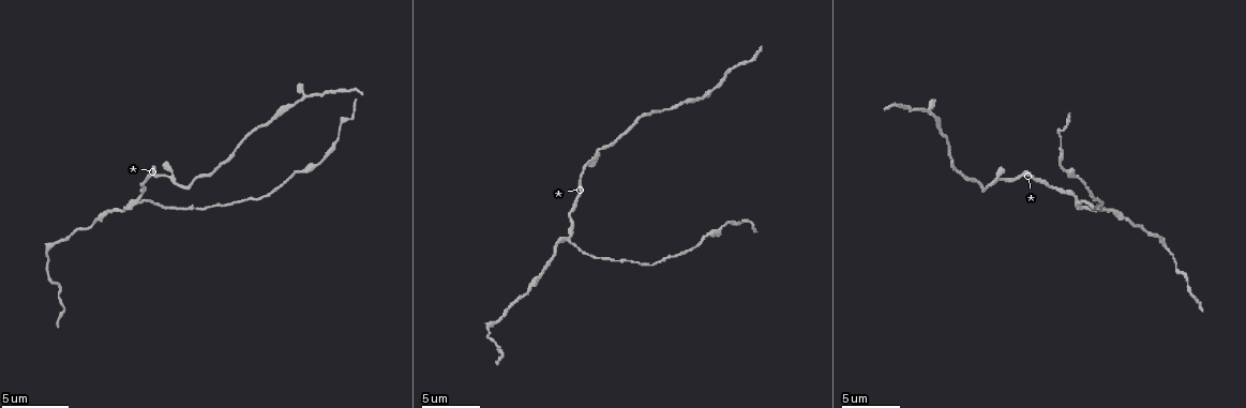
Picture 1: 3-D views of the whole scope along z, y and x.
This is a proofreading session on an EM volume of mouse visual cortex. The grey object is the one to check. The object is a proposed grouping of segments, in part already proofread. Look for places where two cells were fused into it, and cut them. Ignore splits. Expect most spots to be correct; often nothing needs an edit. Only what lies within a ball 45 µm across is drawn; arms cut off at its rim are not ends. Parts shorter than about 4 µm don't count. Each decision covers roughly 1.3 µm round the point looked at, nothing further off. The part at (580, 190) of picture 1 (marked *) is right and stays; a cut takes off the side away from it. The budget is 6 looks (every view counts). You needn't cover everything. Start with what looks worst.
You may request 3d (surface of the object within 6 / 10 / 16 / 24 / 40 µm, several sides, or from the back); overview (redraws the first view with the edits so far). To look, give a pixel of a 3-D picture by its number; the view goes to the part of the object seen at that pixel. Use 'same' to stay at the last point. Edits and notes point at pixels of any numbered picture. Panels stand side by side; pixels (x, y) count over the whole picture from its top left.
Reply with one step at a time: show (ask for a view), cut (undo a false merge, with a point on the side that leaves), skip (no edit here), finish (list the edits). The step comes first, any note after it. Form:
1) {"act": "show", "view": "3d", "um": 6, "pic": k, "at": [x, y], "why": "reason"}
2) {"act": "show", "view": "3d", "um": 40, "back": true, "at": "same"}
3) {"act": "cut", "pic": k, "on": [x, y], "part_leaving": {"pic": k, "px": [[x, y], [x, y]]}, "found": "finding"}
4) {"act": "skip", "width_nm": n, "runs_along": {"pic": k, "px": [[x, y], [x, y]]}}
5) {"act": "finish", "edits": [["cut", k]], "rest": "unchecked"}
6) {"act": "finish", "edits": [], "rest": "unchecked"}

{"act": "show", "view": "3d", "um": 10, "pic": 1, "at": [138, 201], "why": "three arms meet"}

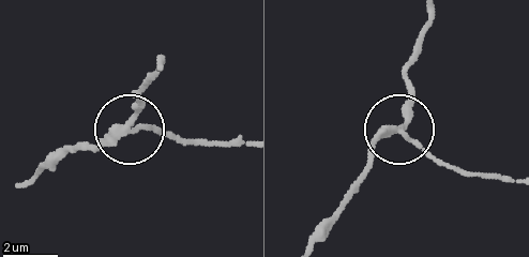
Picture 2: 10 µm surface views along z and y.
{"act": "cut", "pic": 2, "on": [157, 132], "side_arm_um": 19, "part_leaving": {"pic": 2, "px": [[126, 130], [242, 144]]}, "found": "a second cell is stuck on"}

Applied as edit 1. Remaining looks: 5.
{"act": "show", "view": "overview"}

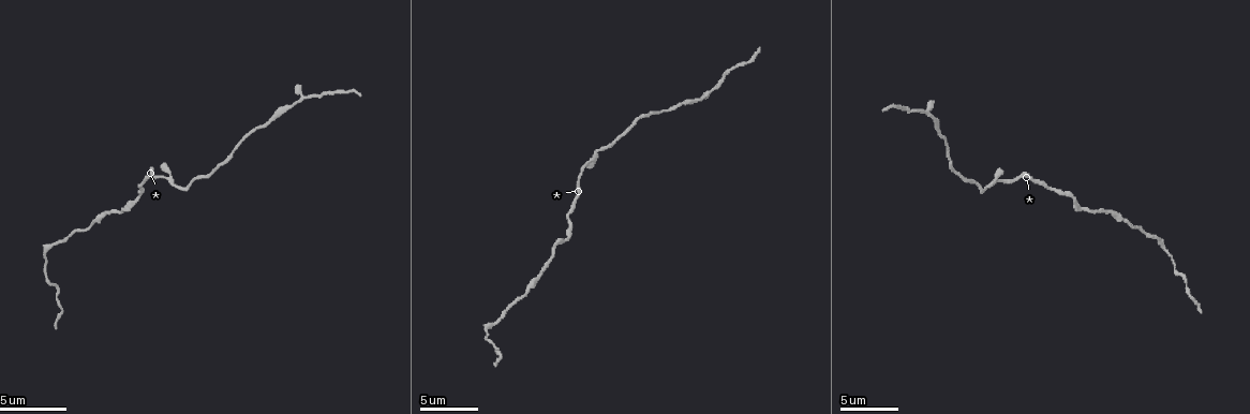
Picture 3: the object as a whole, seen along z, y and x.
{"act": "show", "view": "3d", "um": 16, "pic": 3, "at": [161, 176], "why": "side arm on a straight run"}

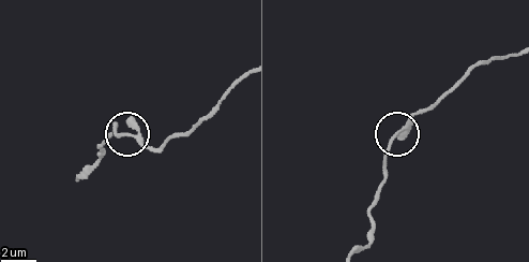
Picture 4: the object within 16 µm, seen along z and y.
{"act": "skip", "arms": 3, "runs_along": {"pic": 4, "px": [[383, 173], [390, 141], [425, 107]]}, "found": "continuous, no second cell"}

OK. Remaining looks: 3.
{"act": "show", "view": "3d", "um": 10, "pic": 3, "at": [696, 101], "why": "thick turns thin"}

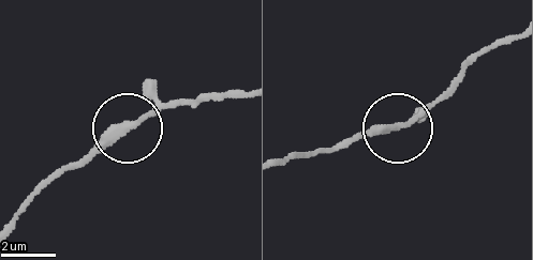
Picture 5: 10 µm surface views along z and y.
{"act": "show", "view": "3d", "um": 10, "back": true, "pic": 5, "at": [127, 128]}

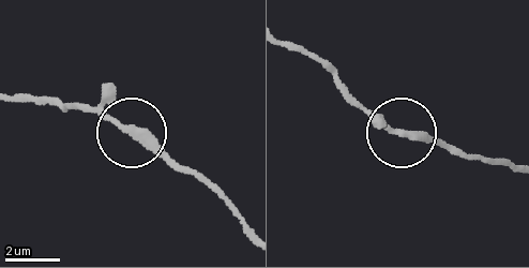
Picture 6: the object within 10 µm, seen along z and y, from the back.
{"act": "skip", "runs_along": {"pic": 6, "px": [[515, 166], [391, 132], [337, 82]]}, "found": "one cell here"}

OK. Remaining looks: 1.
{"act": "finish", "edits": [["cut", 2]], "rest": "unchecked"}

